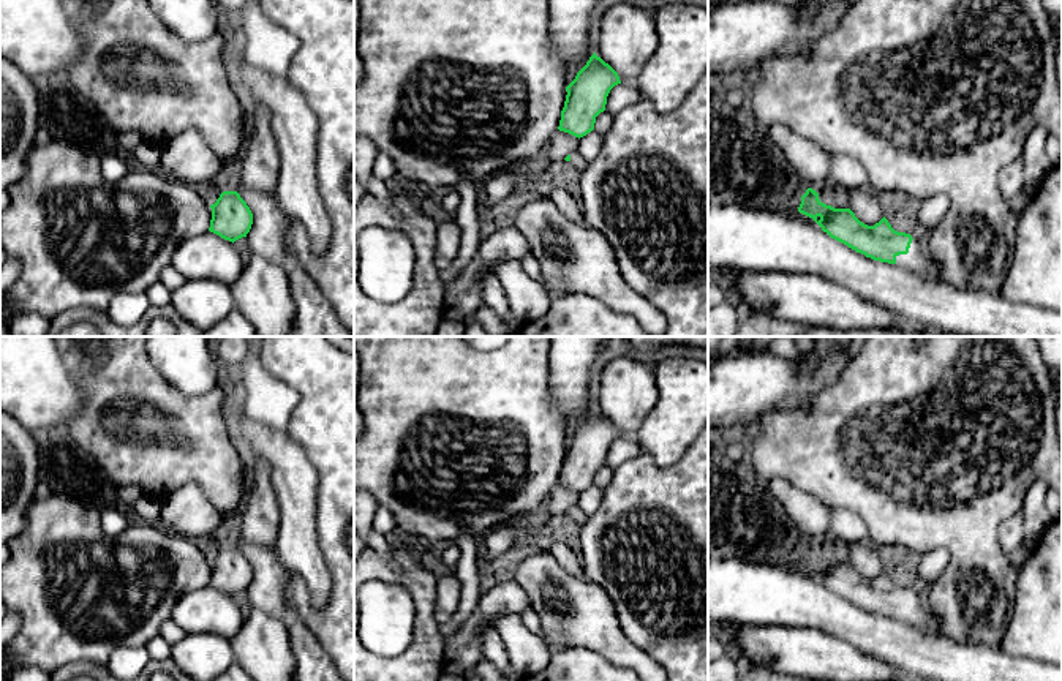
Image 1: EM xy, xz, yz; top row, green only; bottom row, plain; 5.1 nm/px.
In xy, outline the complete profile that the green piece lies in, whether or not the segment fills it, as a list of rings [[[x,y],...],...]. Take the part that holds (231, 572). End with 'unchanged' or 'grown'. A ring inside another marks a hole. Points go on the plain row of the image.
[[[58,493],[30,502],[27,525],[8,542],[8,548],[11,556],[0,567],[0,600],[8,611],[21,616],[21,627],[6,646],[9,664],[14,670],[36,667],[51,675],[77,660],[107,667],[117,646],[144,648],[160,635],[161,626],[172,619],[174,608],[188,593],[210,585],[234,597],[247,591],[253,578],[253,567],[237,545],[223,545],[210,559],[199,540],[136,520],[112,537],[101,529],[100,510]]]; grown

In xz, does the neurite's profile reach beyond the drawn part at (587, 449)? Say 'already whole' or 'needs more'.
needs more

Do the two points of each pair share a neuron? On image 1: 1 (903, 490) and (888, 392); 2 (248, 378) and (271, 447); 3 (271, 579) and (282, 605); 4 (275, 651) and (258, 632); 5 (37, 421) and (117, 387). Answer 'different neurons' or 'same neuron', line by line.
1: same neuron
2: different neurons
3: same neuron
4: same neuron
5: different neurons

